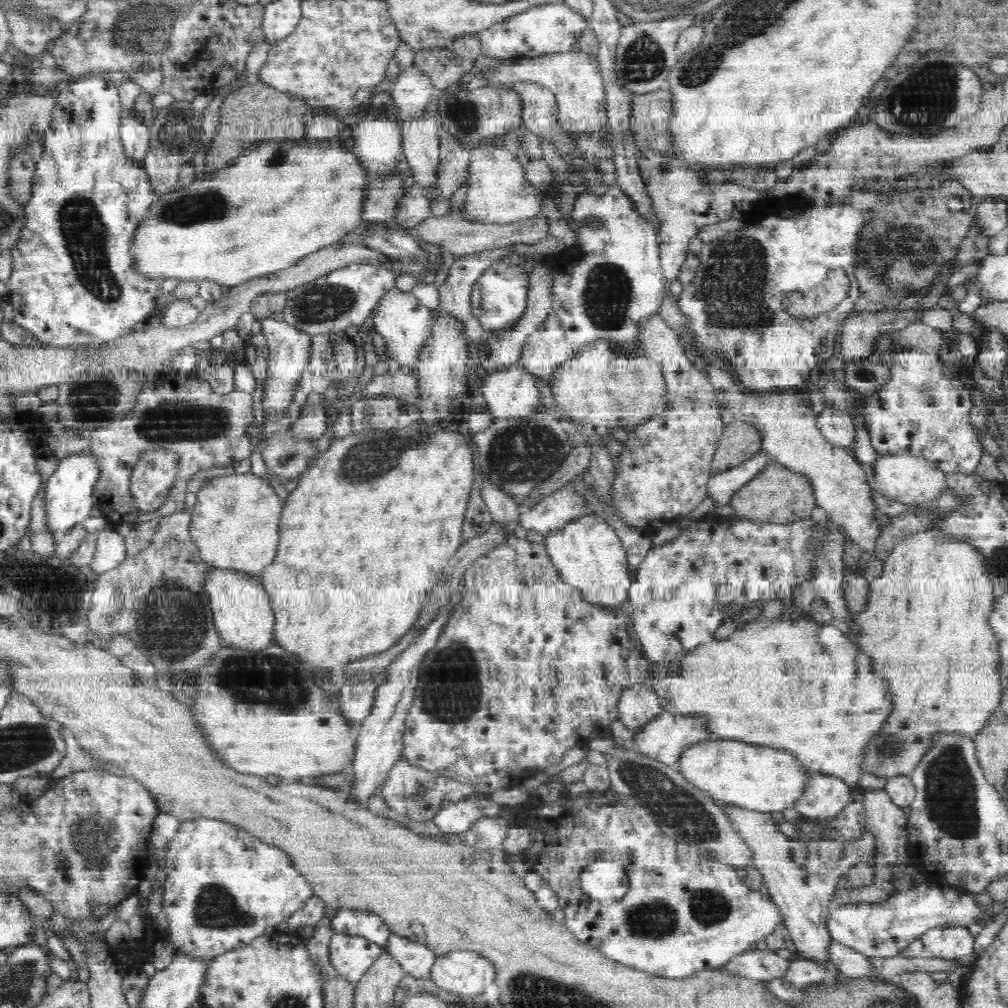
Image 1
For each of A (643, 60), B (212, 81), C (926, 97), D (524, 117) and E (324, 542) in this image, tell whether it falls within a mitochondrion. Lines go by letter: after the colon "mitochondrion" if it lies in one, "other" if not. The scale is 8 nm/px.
A: mitochondrion
B: other
C: mitochondrion
D: other
E: other

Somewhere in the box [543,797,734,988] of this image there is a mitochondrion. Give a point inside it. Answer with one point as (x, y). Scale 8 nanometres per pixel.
(652, 920)

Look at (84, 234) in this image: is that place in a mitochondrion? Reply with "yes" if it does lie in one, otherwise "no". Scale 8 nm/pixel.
yes

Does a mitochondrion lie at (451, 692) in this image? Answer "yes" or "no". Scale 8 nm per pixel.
yes

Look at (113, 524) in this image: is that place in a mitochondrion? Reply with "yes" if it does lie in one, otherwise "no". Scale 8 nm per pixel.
no

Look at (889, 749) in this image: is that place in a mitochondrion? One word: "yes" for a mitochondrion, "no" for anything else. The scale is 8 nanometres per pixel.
yes

